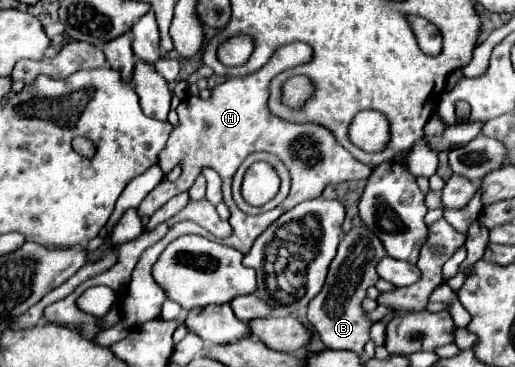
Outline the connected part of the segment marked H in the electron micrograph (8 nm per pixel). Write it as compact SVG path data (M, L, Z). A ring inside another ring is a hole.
M292 42L292 44L280 46L274 52L274 56L268 60L268 64L262 66L258 72L254 72L246 78L226 80L224 84L220 84L218 94L212 94L208 100L202 100L198 96L184 98L182 104L176 108L178 118L180 118L180 126L172 130L170 140L166 142L166 148L158 156L158 164L164 172L170 172L176 164L182 164L182 174L176 182L166 180L156 186L150 192L150 196L146 196L142 200L142 204L138 206L138 216L150 218L172 196L190 190L190 186L194 184L200 170L204 166L210 166L222 178L224 202L232 212L232 216L230 216L232 236L222 240L222 242L226 246L234 246L236 250L246 254L252 248L254 240L276 218L280 218L284 212L288 212L290 208L294 208L300 202L318 198L326 184L334 186L334 184L340 184L340 182L346 182L346 180L368 178L372 170L366 164L358 162L350 152L346 152L326 128L316 126L316 124L290 124L290 122L284 122L284 120L272 116L266 108L268 82L276 74L280 74L288 68L310 62L310 58L312 58L312 48L308 44ZM258 150L266 150L266 152L276 154L288 166L290 176L292 176L292 188L290 188L288 198L280 206L276 206L274 210L264 212L260 216L248 216L234 204L232 194L230 194L230 184L232 184L234 172L246 160L246 156L252 154L252 152L258 152Z

